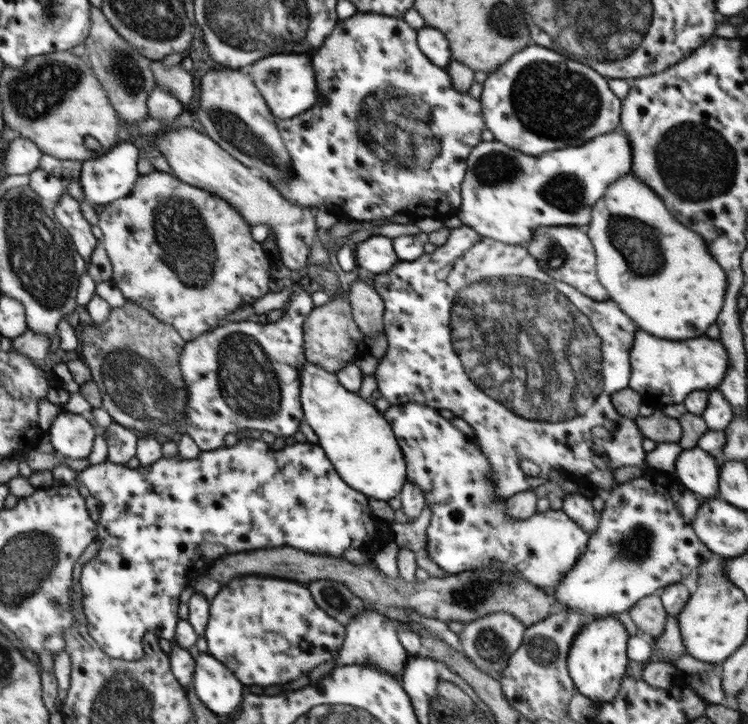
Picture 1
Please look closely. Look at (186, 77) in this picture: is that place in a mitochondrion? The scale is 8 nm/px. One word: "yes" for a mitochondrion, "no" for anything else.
no

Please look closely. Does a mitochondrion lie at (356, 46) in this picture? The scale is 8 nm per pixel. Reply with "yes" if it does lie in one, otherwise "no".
no

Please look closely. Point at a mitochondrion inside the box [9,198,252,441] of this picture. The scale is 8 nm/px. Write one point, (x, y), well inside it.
(148, 393)

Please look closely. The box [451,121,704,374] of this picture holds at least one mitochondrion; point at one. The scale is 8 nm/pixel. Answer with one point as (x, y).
(620, 230)

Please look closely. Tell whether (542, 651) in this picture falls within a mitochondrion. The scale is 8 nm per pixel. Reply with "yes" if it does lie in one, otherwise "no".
yes

